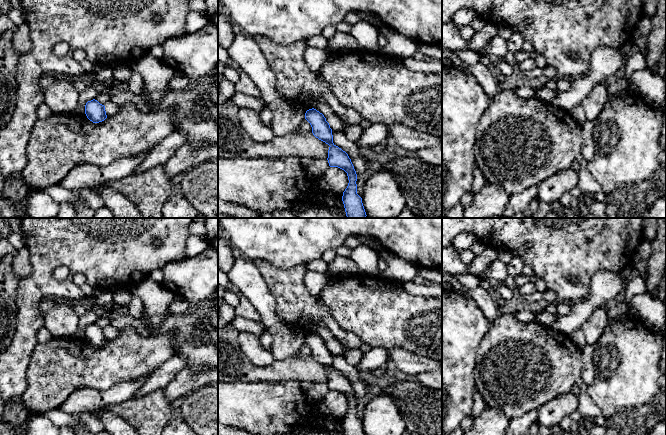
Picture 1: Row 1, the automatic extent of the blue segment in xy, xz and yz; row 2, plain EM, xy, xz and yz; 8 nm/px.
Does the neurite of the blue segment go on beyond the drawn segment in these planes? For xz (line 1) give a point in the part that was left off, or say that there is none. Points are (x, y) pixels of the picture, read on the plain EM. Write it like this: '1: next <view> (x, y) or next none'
1: next none

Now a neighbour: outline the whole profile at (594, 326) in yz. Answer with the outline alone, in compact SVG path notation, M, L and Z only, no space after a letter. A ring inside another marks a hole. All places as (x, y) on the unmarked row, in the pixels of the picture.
M599 307L586 319L581 327L588 345L594 346L606 329L608 323L607 309Z

